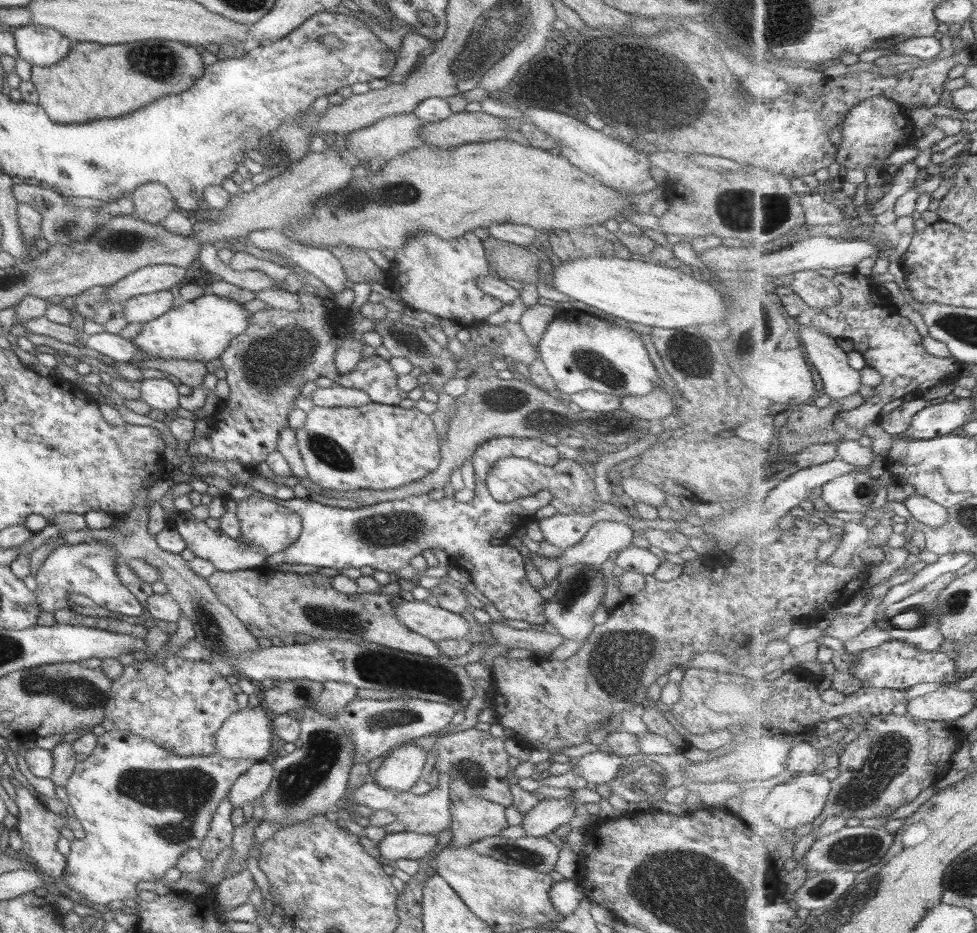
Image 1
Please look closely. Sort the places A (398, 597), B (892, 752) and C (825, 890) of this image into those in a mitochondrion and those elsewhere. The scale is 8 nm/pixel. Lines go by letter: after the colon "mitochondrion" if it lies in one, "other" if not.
A: other
B: mitochondrion
C: mitochondrion

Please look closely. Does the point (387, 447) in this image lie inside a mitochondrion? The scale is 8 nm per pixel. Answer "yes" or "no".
no

